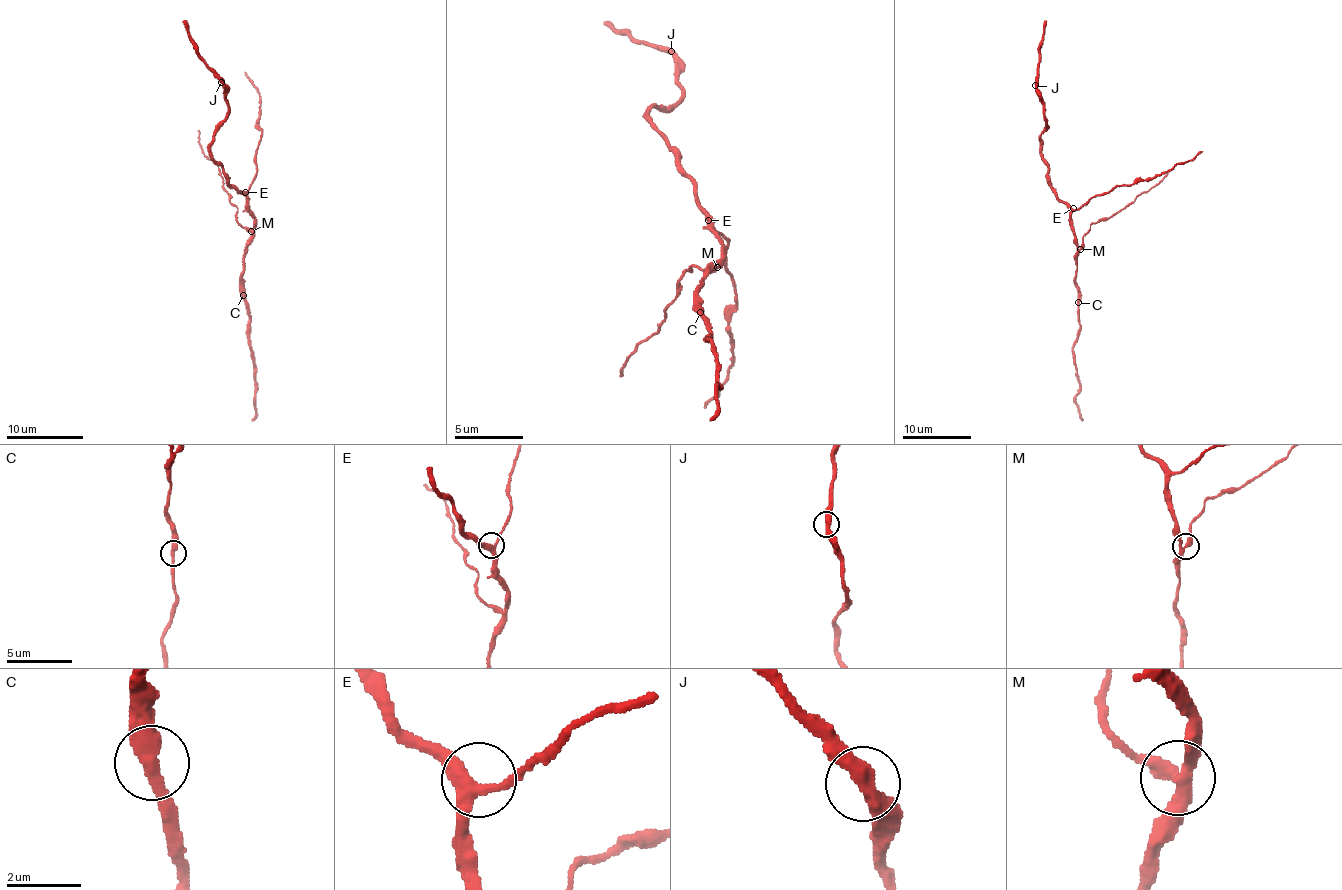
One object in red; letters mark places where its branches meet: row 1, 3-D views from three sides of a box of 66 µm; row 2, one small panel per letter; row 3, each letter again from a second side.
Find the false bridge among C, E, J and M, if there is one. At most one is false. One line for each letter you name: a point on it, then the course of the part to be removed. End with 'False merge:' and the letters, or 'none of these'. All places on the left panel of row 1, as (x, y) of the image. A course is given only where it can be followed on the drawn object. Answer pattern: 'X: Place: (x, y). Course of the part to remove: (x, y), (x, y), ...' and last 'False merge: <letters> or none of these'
M: Place: (251, 231). Course of the part to remove: (251, 231), (238, 220), (238, 209), (232, 204), (214, 161), (201, 148), (197, 131)
False merge: M

